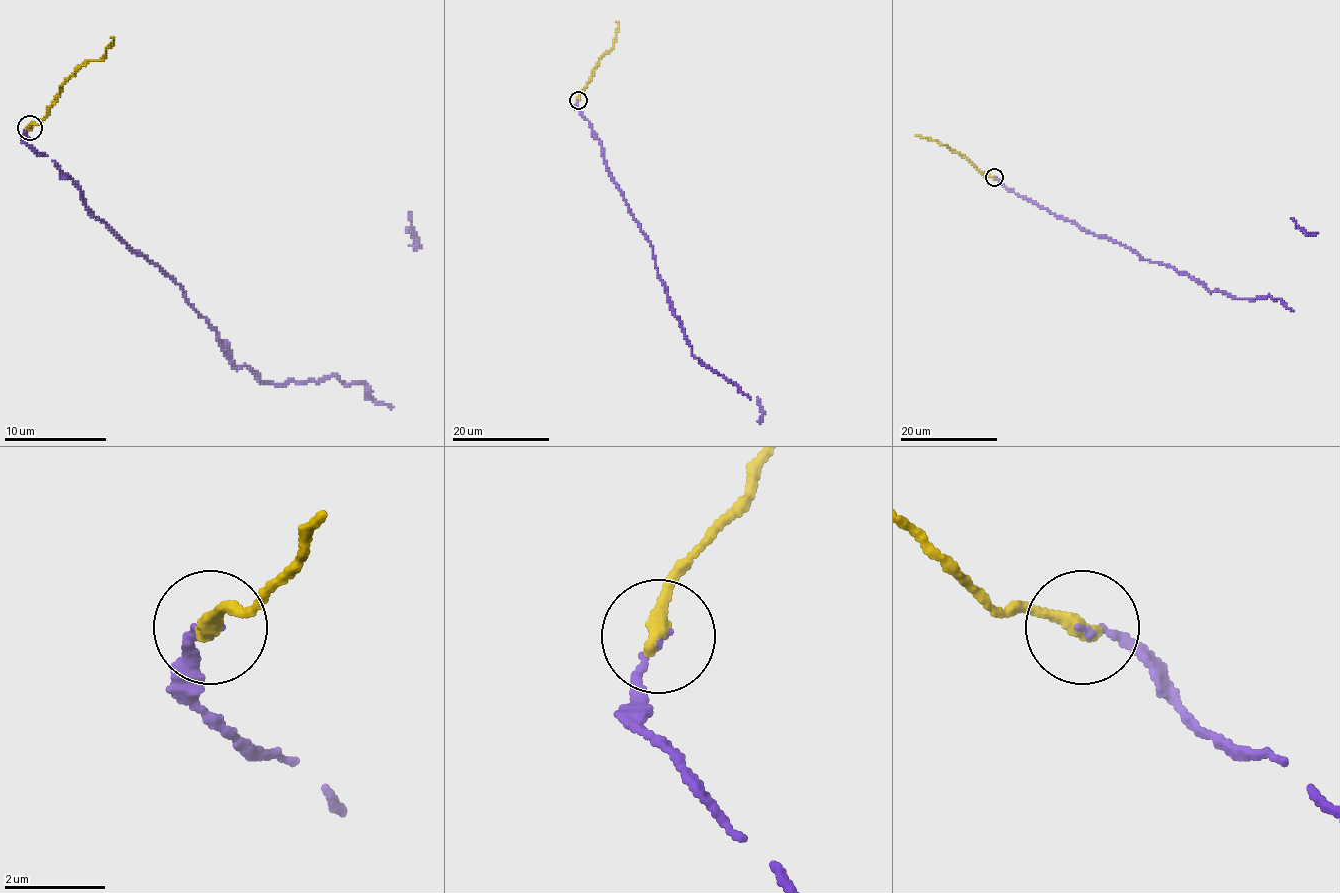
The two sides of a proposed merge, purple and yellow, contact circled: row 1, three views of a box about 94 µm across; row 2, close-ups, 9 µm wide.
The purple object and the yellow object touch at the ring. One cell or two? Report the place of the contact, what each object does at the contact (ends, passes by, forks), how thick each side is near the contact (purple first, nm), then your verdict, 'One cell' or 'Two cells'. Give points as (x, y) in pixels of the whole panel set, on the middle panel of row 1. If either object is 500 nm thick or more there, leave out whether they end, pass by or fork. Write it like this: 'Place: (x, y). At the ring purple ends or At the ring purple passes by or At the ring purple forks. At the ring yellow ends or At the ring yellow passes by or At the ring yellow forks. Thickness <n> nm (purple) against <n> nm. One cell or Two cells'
Place: (578, 100). At the ring purple ends. At the ring yellow ends. Thickness 80 nm (purple) against 320 nm. One cell

